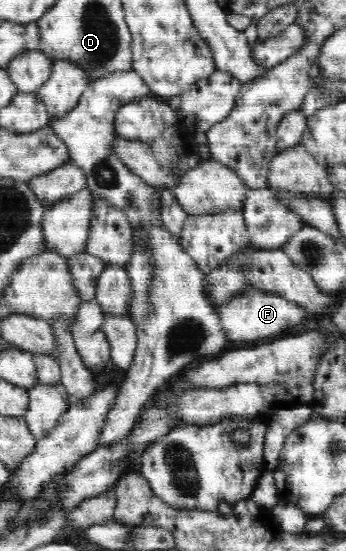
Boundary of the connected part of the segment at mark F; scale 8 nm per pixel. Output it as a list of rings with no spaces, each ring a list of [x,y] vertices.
[[[255,288],[235,294],[232,299],[225,301],[218,310],[221,327],[227,333],[227,340],[233,340],[233,342],[239,342],[239,340],[251,342],[251,340],[269,338],[269,336],[277,338],[281,336],[281,332],[285,328],[301,324],[306,312],[300,304],[291,302],[278,294],[259,291]]]

